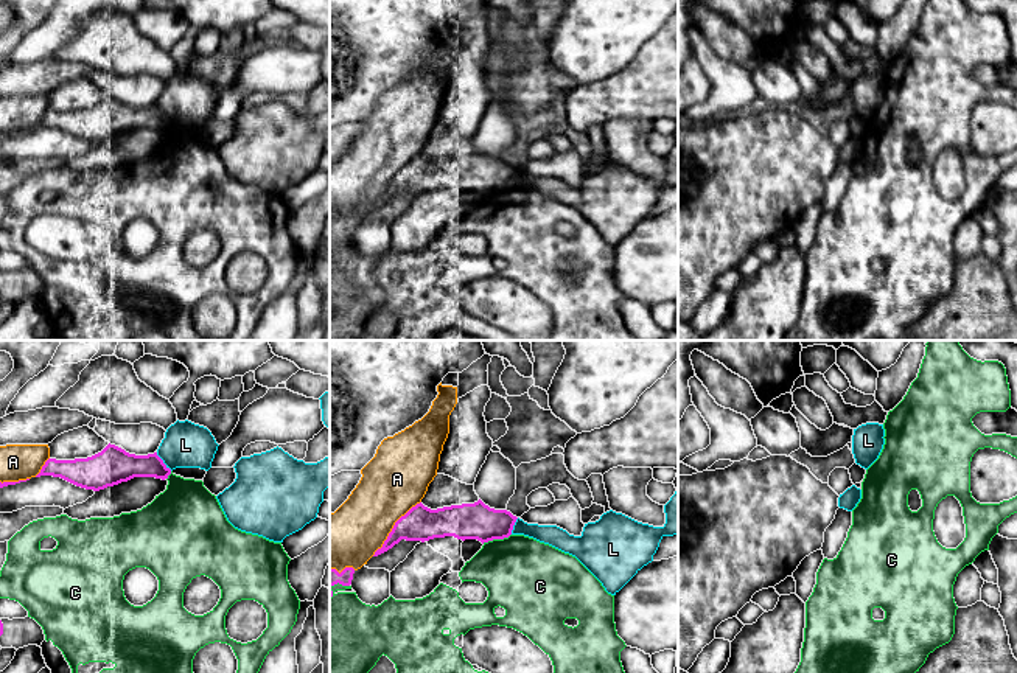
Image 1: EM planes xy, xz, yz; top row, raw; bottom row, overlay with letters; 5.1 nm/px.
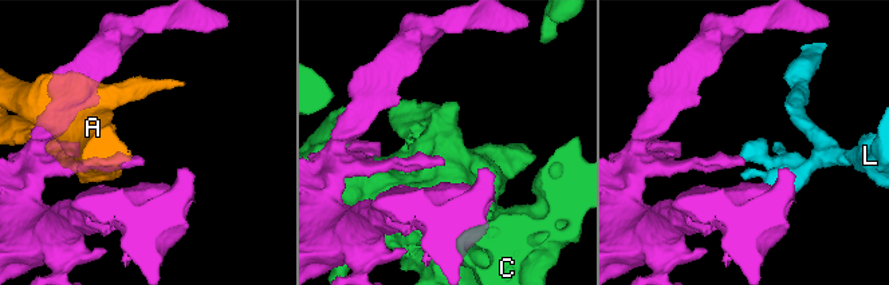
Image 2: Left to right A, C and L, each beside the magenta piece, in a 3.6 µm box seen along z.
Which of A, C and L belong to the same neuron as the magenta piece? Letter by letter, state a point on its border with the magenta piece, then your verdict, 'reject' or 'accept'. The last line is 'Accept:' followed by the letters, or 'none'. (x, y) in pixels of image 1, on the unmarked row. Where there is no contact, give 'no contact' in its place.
A: xz (394, 179) | reject
C: xz (496, 190) | reject
L: xy (162, 114) | reject
Accept: none

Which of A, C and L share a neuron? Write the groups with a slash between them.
A / C / L

